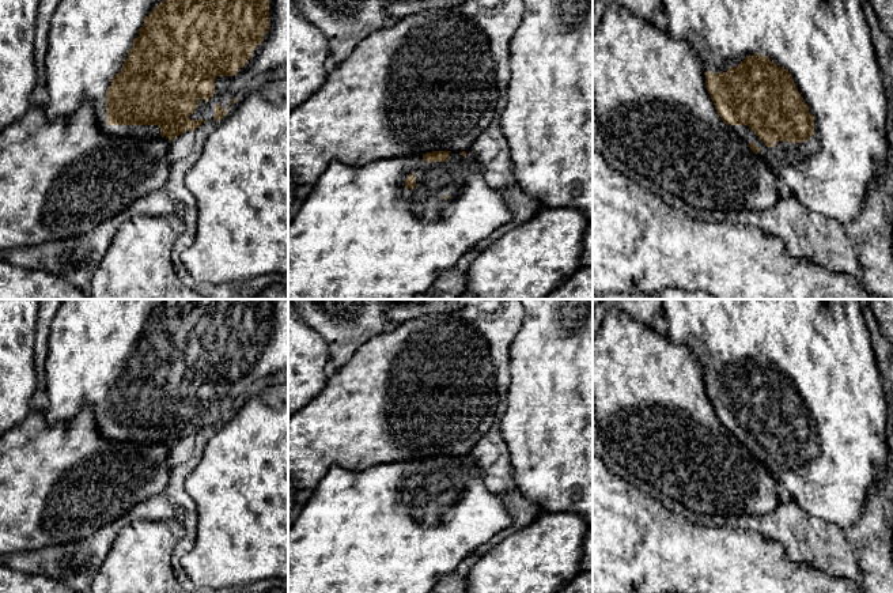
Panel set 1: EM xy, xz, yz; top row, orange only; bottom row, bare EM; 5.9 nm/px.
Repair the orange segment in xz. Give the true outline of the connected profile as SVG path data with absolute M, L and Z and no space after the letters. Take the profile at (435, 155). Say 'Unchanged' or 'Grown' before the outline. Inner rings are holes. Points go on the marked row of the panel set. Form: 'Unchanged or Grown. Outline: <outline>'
Grown. Outline: M432 151L364 166L330 162L288 226L288 299L413 299L425 292L466 252L511 222L508 204L485 182L481 167L466 151Z

